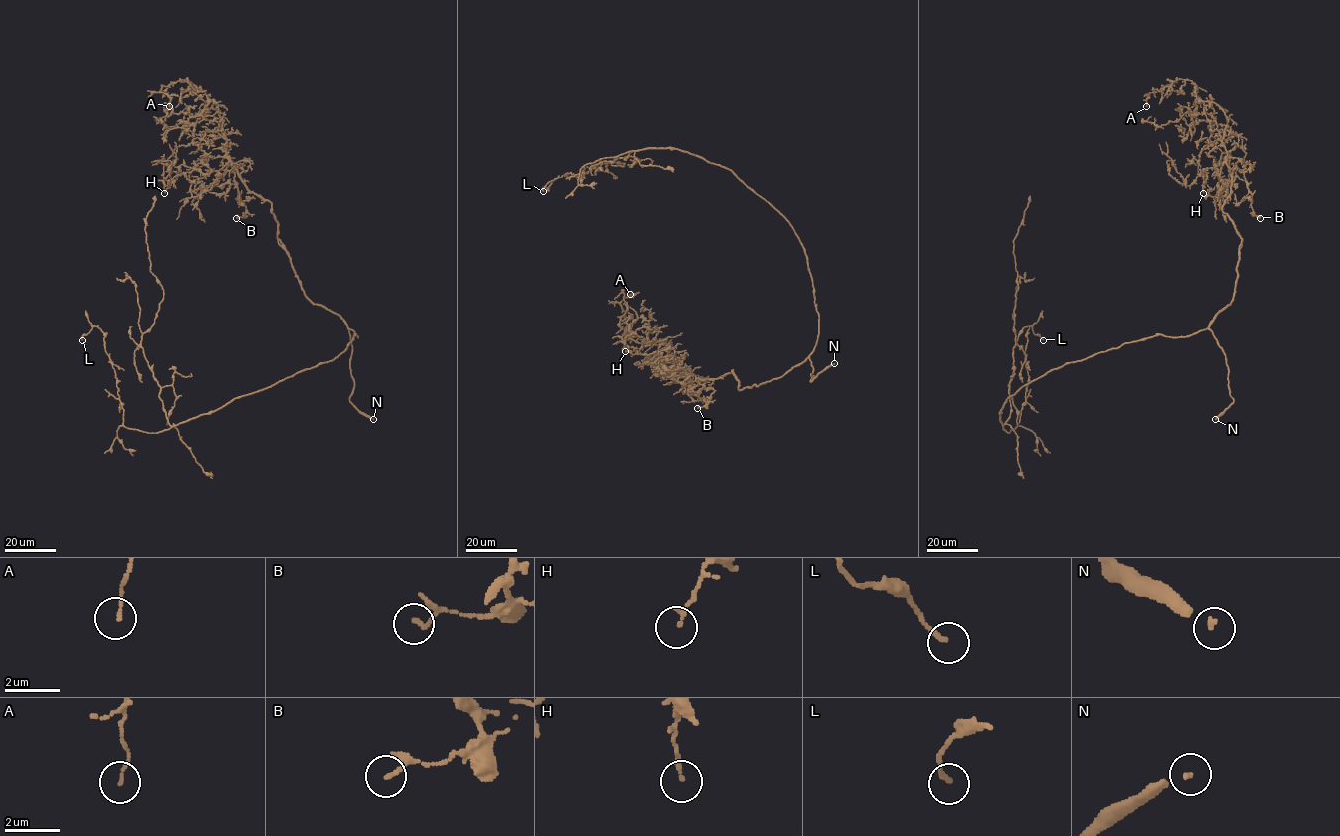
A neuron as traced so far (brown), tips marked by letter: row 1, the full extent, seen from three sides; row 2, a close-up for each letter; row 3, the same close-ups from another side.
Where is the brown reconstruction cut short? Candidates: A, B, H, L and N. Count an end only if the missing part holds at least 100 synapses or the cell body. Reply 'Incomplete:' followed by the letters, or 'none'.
Incomplete: N

